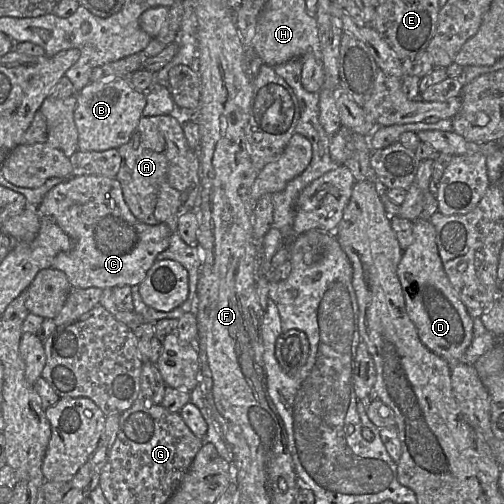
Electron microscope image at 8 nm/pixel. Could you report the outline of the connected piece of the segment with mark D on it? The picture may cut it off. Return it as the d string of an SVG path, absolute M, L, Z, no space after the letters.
M430 220L413 221L413 241L403 251L397 274L403 290L406 311L415 324L421 342L447 361L450 369L463 361L473 339L473 318L457 296L444 271Z

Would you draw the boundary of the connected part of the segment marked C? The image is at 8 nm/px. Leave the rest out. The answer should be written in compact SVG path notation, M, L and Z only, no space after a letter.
M79 176L71 177L69 180L62 182L53 187L42 199L38 205L40 217L49 217L53 219L57 225L70 237L73 243L71 250L59 253L52 262L50 268L54 268L64 272L68 278L69 283L73 288L90 288L97 287L100 289L116 288L124 285L137 286L145 279L148 270L156 261L157 256L169 246L170 236L173 233L166 224L148 225L140 222L130 211L127 203L124 200L123 191L120 183L115 178L97 177L97 176Z

